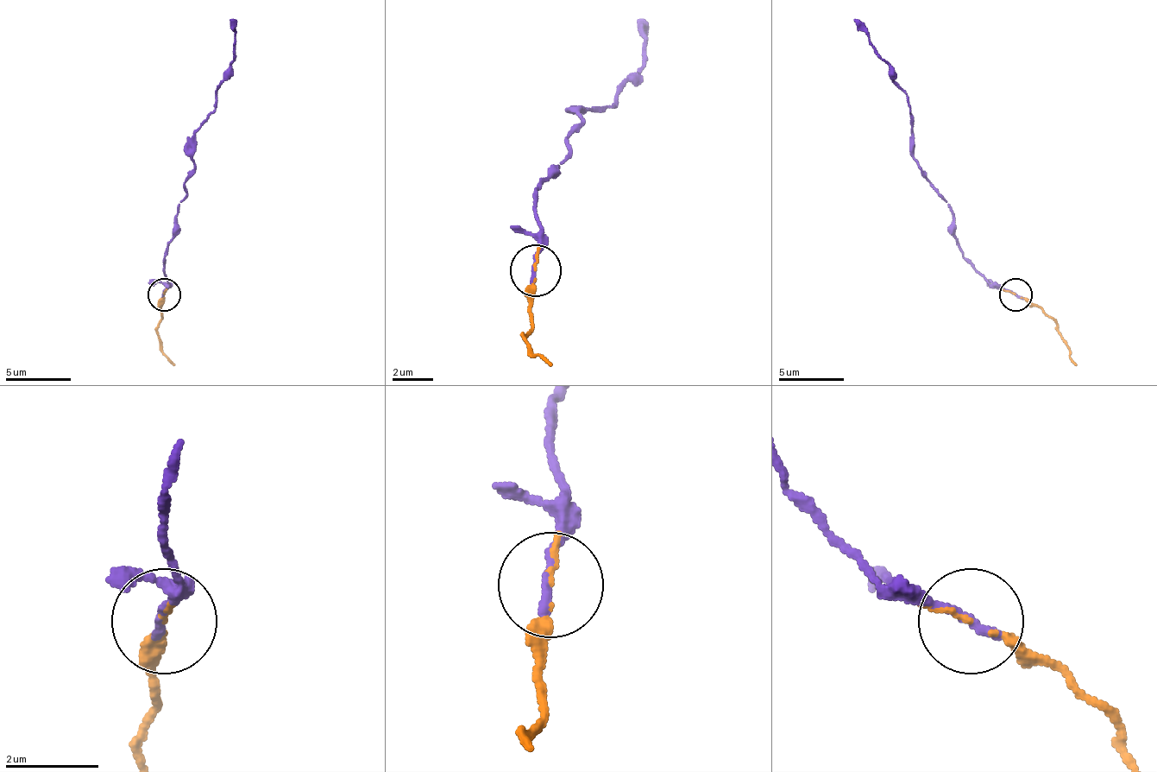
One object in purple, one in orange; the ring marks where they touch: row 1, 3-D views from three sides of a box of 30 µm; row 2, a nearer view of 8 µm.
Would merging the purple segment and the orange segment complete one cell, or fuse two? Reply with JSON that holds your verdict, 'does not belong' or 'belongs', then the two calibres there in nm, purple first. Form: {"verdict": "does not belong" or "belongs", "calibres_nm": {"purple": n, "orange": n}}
{"verdict": "belongs", "calibres_nm": {"purple": 200, "orange": 130}}

